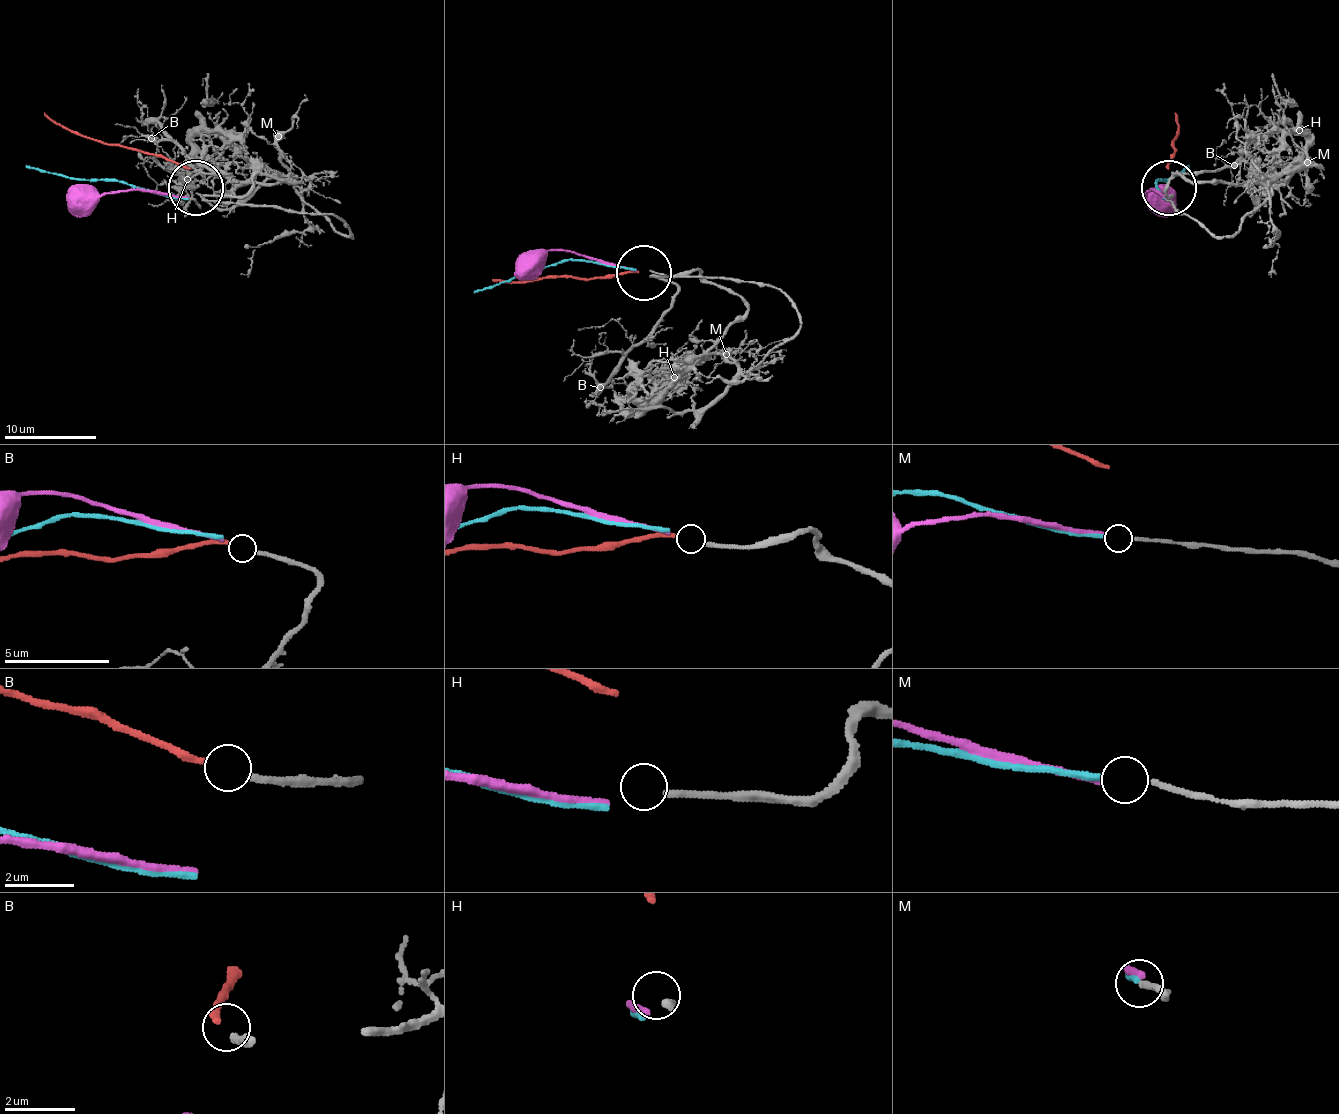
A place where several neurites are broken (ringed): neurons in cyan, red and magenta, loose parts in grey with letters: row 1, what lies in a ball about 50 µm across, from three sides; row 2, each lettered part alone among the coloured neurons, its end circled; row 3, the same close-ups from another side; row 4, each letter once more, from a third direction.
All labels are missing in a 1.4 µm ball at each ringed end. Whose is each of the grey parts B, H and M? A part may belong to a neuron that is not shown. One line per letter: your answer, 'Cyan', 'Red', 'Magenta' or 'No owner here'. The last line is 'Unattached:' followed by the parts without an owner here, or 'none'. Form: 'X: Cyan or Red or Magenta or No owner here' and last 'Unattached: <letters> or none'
B: No owner here
H: No owner here
M: Cyan
Unattached: B, H

